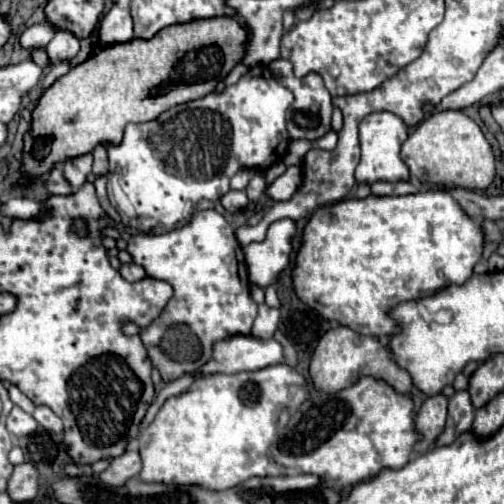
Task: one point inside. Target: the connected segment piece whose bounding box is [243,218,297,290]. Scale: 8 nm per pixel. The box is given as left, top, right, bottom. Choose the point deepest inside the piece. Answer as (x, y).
(265, 261)

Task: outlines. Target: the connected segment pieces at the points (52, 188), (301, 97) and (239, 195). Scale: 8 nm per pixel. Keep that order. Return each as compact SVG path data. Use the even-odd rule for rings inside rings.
M55 166L55 170L51 172L49 178L51 178L51 180L47 180L47 190L49 190L51 194L59 194L59 196L73 194L71 184L65 180L65 176L63 176L63 172L61 172L61 166Z
M283 58L271 62L269 70L273 72L273 78L275 78L279 84L283 84L285 88L289 88L289 90L293 92L293 96L295 96L293 104L287 108L287 130L289 130L291 138L293 138L293 140L301 140L301 138L305 138L305 140L317 140L317 138L325 136L325 134L331 130L333 104L331 104L331 94L329 94L329 90L325 88L321 76L315 74L315 72L309 72L307 76L297 78L297 76L293 74L291 62L289 62L289 60L283 60Z
M229 190L229 192L221 198L221 204L223 204L225 210L237 214L237 212L241 212L241 210L249 204L249 198L247 198L247 194L245 194L243 190Z

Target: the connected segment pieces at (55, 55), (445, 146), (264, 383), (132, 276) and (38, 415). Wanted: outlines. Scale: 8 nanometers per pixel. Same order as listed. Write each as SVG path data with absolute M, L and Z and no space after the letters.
M59 30L59 34L55 34L55 38L47 44L45 50L47 50L51 62L63 60L63 58L73 58L79 52L79 40L71 32Z
M443 110L425 118L403 142L401 158L423 184L483 190L495 180L495 156L481 128L461 110Z
M287 364L267 366L257 372L209 374L201 380L195 380L187 392L167 398L155 420L141 432L139 446L143 470L139 478L143 478L143 482L197 484L211 486L211 490L227 490L227 486L237 486L253 476L267 476L271 424L277 422L283 408L295 410L307 398L309 388L305 376Z
M121 264L119 274L129 282L137 282L137 280L145 278L145 270L141 266L137 266L137 264Z
M37 406L35 412L33 412L33 418L35 418L45 430L49 430L49 432L57 432L57 434L63 432L63 422L61 422L61 418L59 418L49 406Z

